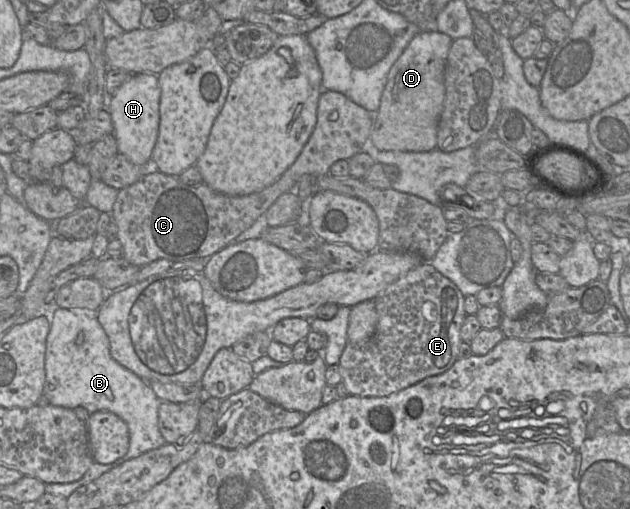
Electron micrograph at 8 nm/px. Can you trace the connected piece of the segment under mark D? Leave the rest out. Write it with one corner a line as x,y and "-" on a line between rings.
422,30
419,31
409,42
407,47
404,49
401,56
397,59
397,61
392,66
388,78
387,83
384,88
380,108
377,113
371,113
375,116
375,121
373,124
373,128
371,131
370,139
373,145
379,151
401,151
401,152
429,152
435,150
437,148
437,131
438,131
438,124
441,113
444,108
445,102
445,84
444,84
444,72
445,72
445,65
447,56
451,47
453,40
450,36
445,33
439,32
437,30

